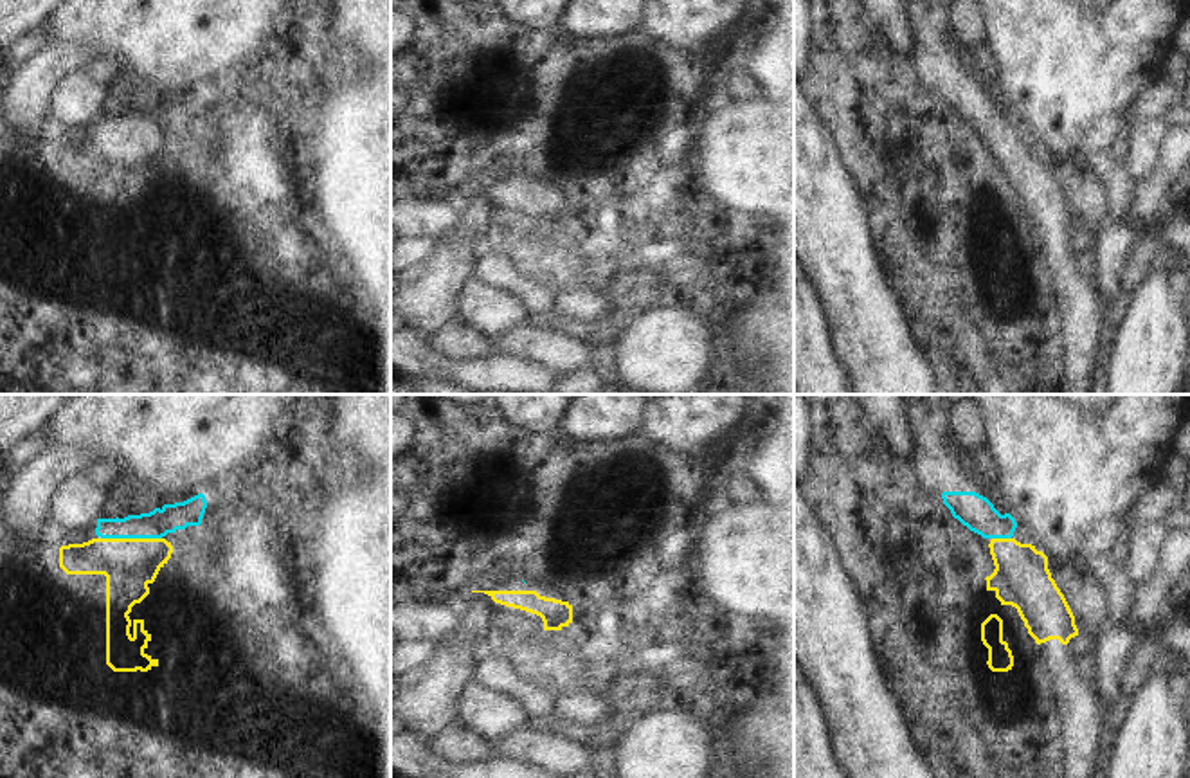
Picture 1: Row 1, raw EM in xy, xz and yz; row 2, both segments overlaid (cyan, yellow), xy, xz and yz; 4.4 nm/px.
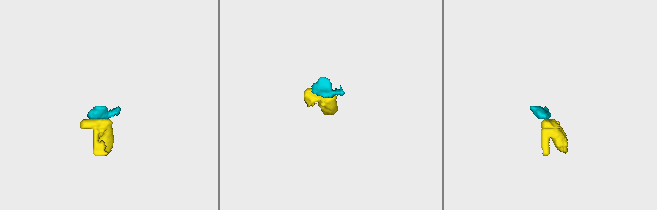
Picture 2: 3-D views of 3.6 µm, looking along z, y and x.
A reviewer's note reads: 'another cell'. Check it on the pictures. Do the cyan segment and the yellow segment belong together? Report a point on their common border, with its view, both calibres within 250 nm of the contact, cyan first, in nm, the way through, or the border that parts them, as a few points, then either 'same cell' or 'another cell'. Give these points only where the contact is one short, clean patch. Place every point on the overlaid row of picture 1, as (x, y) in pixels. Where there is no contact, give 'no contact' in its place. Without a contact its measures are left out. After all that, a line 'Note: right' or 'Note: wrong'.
xy (132, 537) | 130/240 nm | same cell
Note: wrong

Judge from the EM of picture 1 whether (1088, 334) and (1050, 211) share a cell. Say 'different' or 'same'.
same

